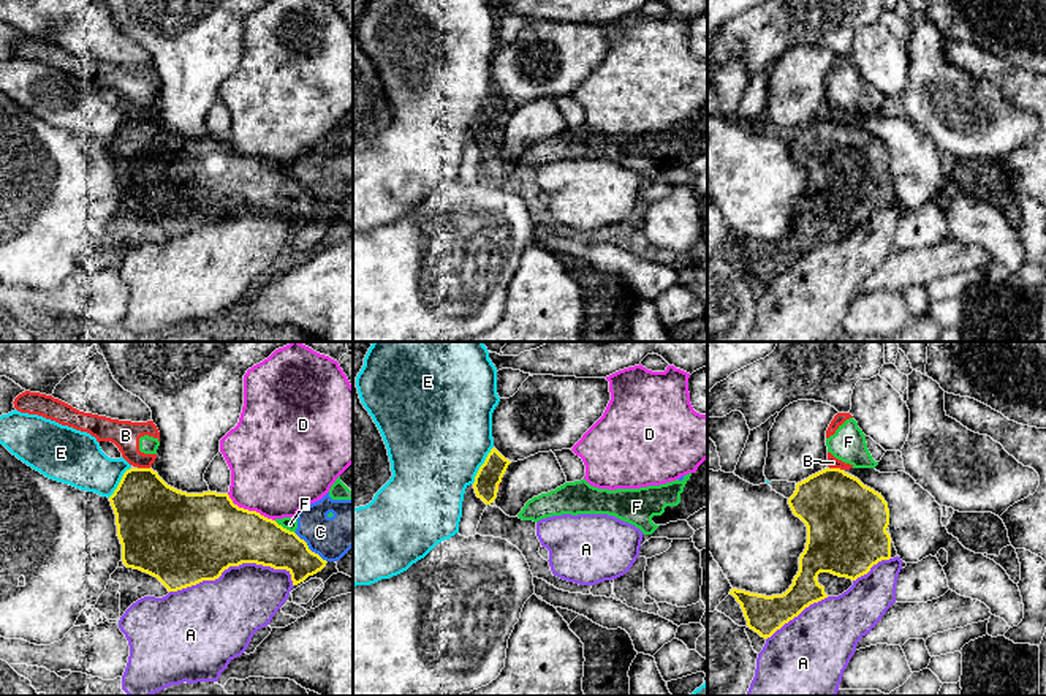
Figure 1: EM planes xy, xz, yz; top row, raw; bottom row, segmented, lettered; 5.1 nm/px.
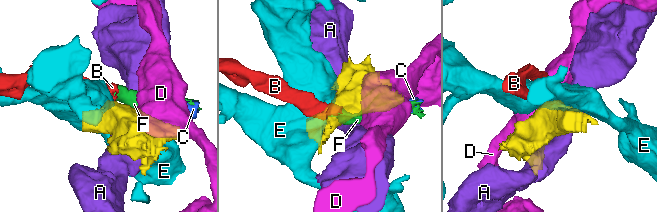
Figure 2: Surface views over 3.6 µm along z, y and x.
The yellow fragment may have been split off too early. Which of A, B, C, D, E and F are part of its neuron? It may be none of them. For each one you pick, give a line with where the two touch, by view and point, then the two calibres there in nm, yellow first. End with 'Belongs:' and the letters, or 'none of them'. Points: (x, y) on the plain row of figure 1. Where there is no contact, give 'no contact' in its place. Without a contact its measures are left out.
Belongs: none of them

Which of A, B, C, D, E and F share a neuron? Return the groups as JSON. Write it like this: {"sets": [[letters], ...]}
{"sets": [["A"], ["B", "C", "F"], ["D"], ["E"]]}

